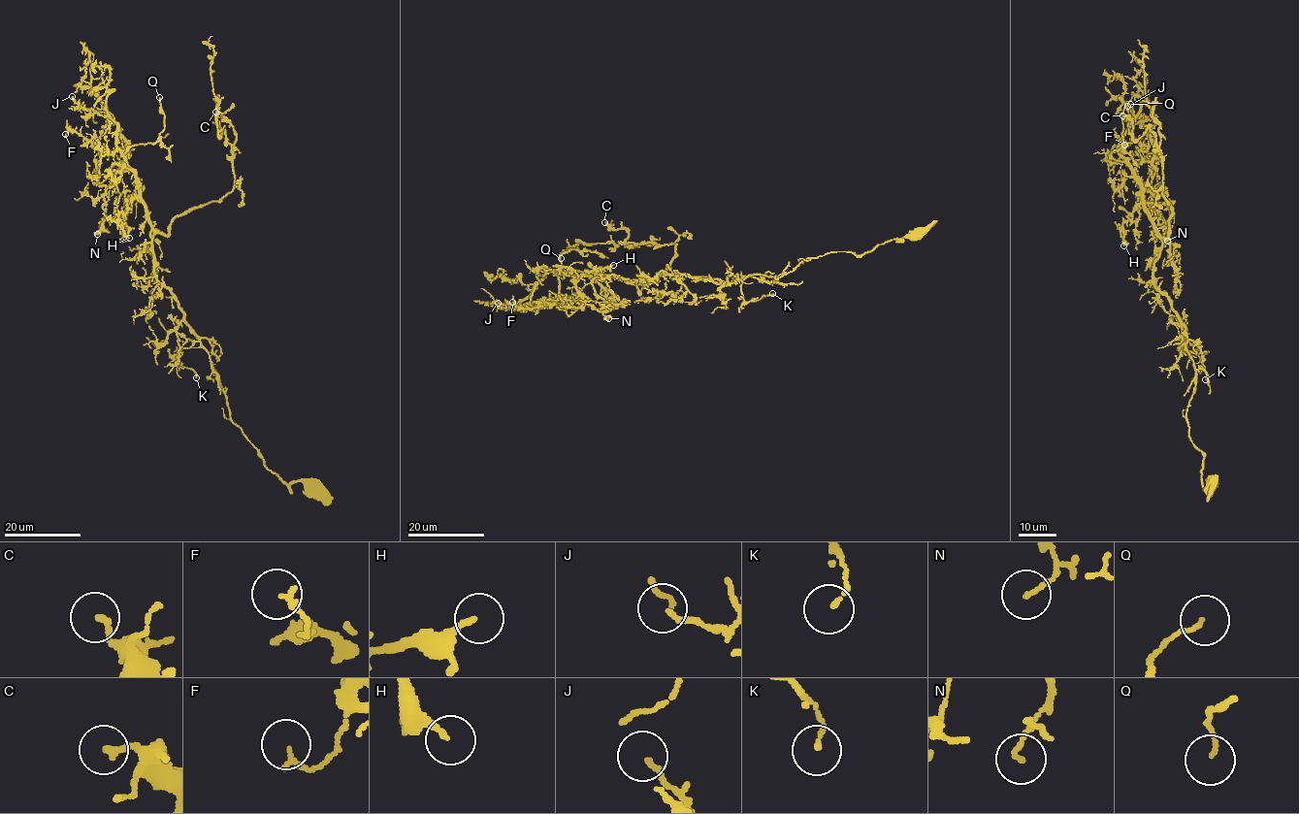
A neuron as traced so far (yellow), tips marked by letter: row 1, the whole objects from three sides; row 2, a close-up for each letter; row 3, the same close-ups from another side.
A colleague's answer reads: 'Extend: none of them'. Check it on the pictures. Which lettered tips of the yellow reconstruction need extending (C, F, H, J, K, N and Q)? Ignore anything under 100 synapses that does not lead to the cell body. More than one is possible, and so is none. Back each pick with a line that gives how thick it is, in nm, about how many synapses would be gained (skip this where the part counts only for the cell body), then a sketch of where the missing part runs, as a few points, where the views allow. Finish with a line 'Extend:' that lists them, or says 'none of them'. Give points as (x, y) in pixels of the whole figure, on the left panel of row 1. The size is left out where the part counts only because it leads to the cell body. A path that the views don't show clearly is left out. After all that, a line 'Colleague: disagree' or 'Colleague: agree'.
Extend: none of them
Colleague: agree

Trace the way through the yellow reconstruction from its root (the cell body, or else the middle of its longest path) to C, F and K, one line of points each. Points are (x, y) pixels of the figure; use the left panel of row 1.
C: (311, 485), (289, 489), (264, 465), (153, 271), (152, 237), (234, 185), (215, 112)
F: (311, 485), (289, 489), (231, 419), (209, 352), (153, 271), (151, 223), (132, 169), (117, 150), (65, 134)
K: (311, 485), (289, 489), (267, 468), (231, 419), (209, 354), (181, 348), (176, 358), (196, 377)

